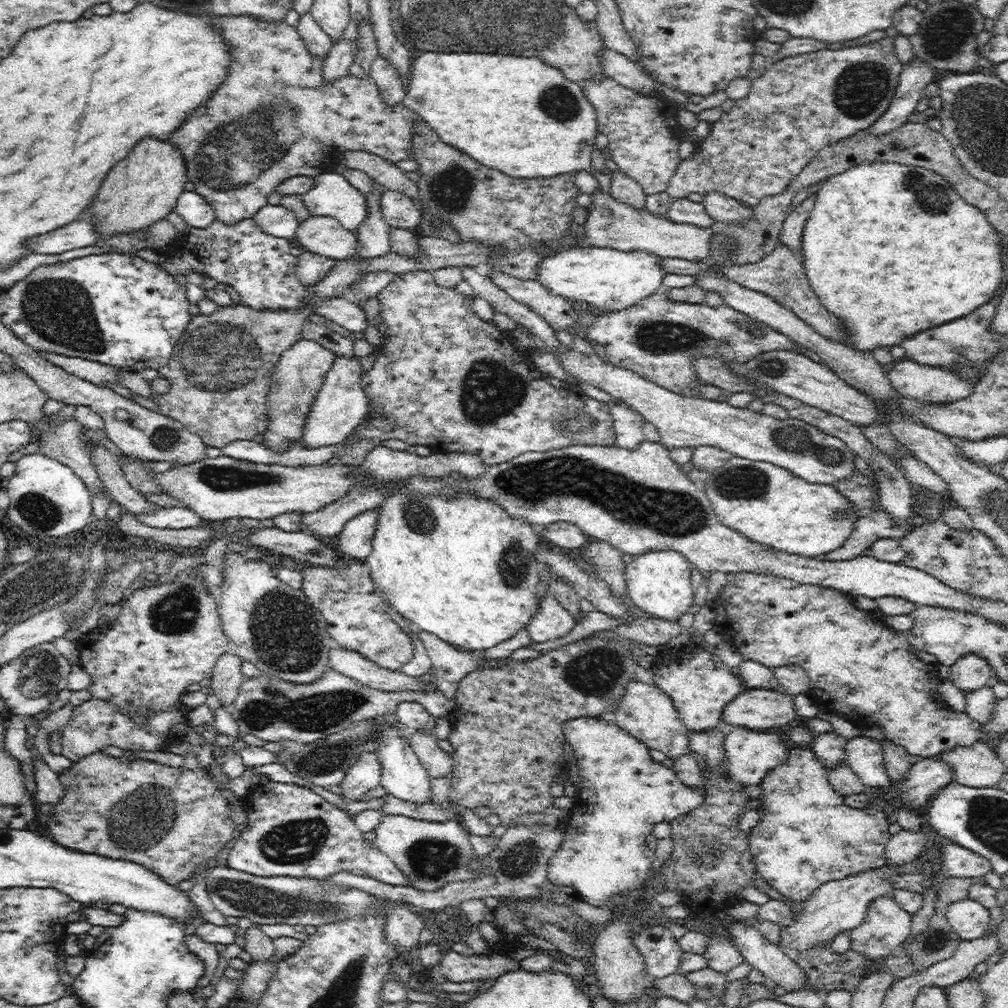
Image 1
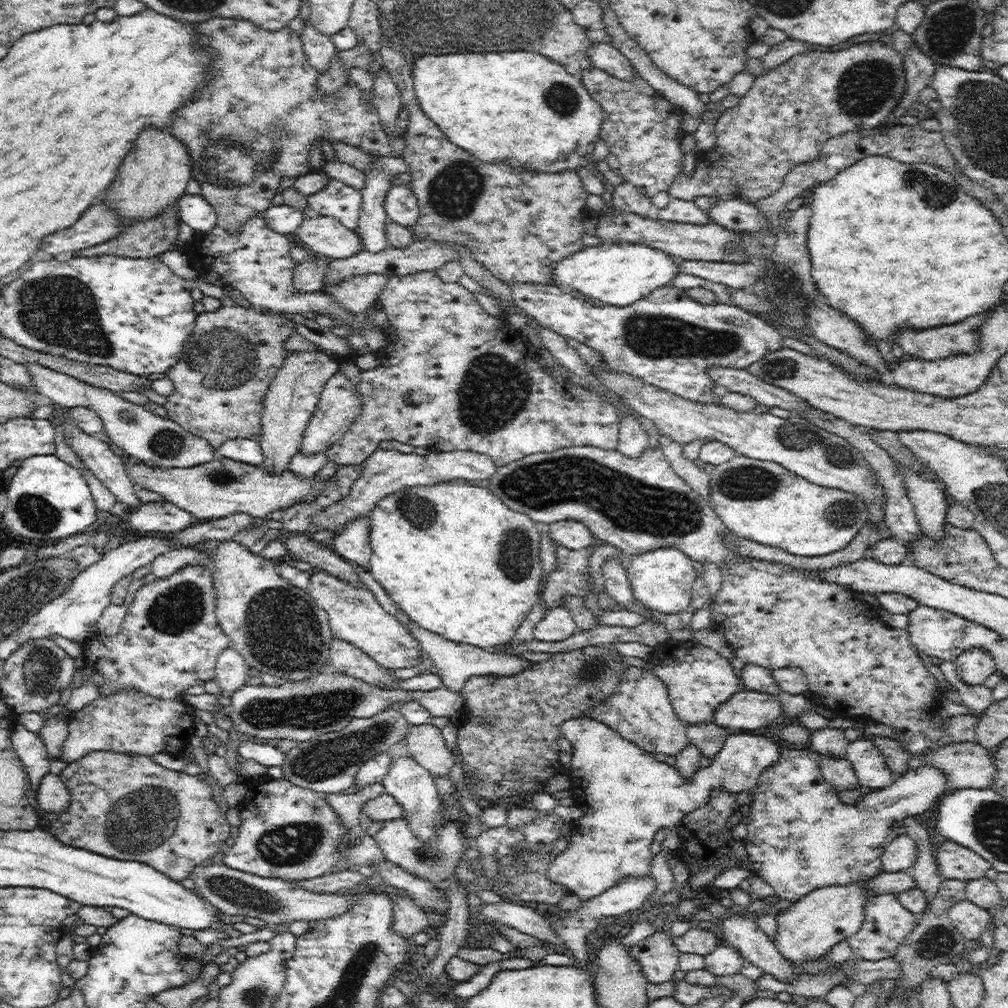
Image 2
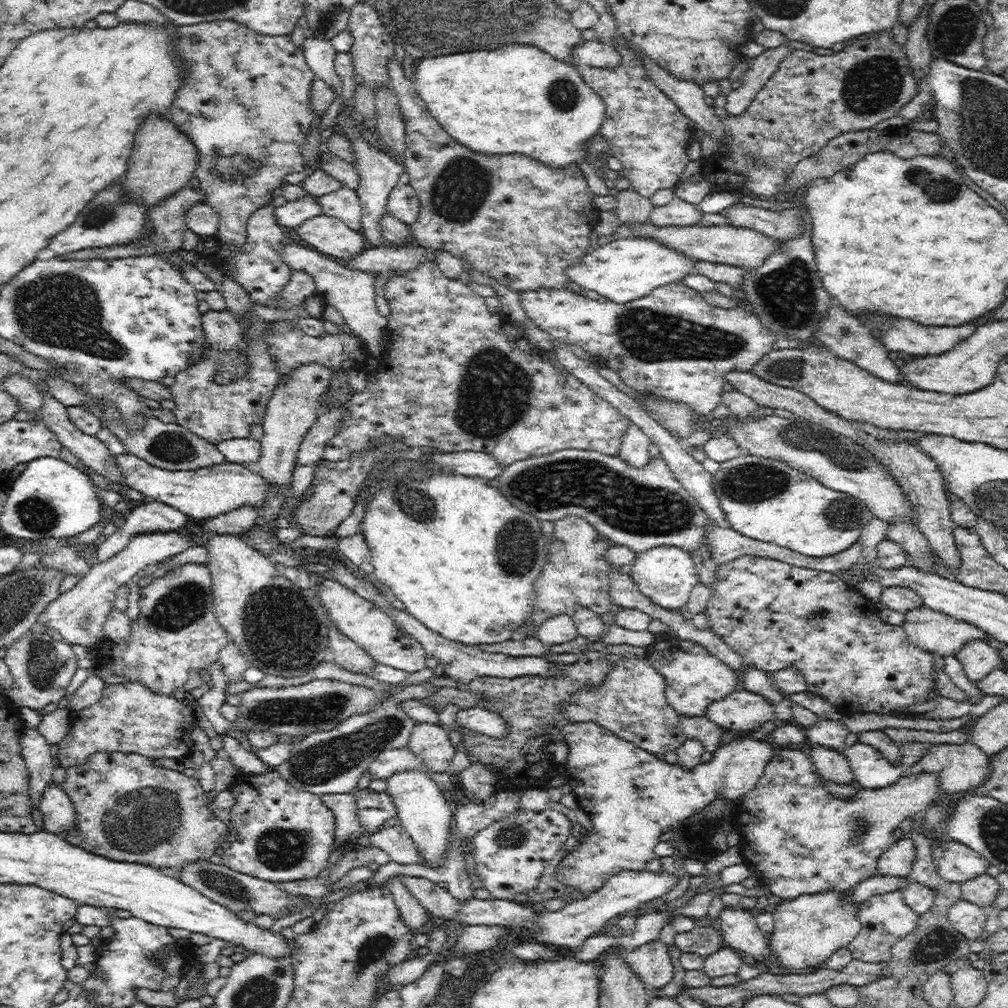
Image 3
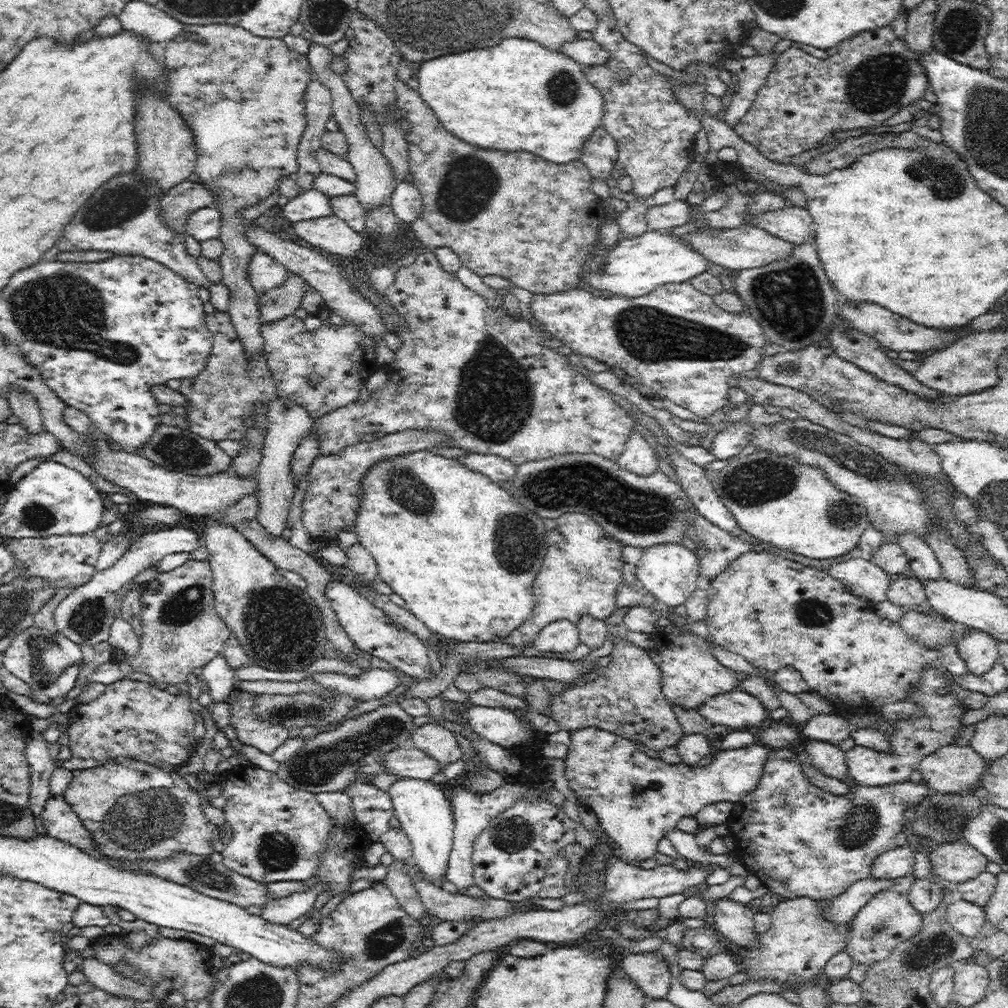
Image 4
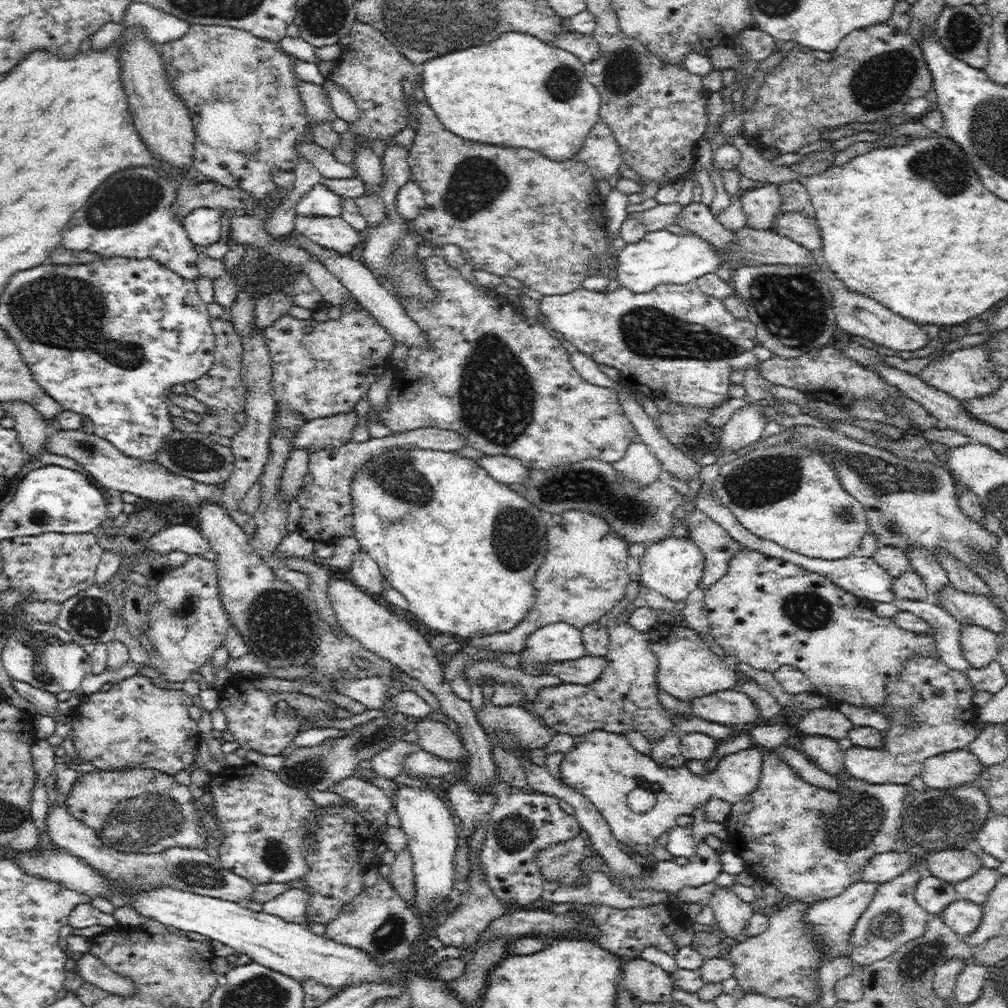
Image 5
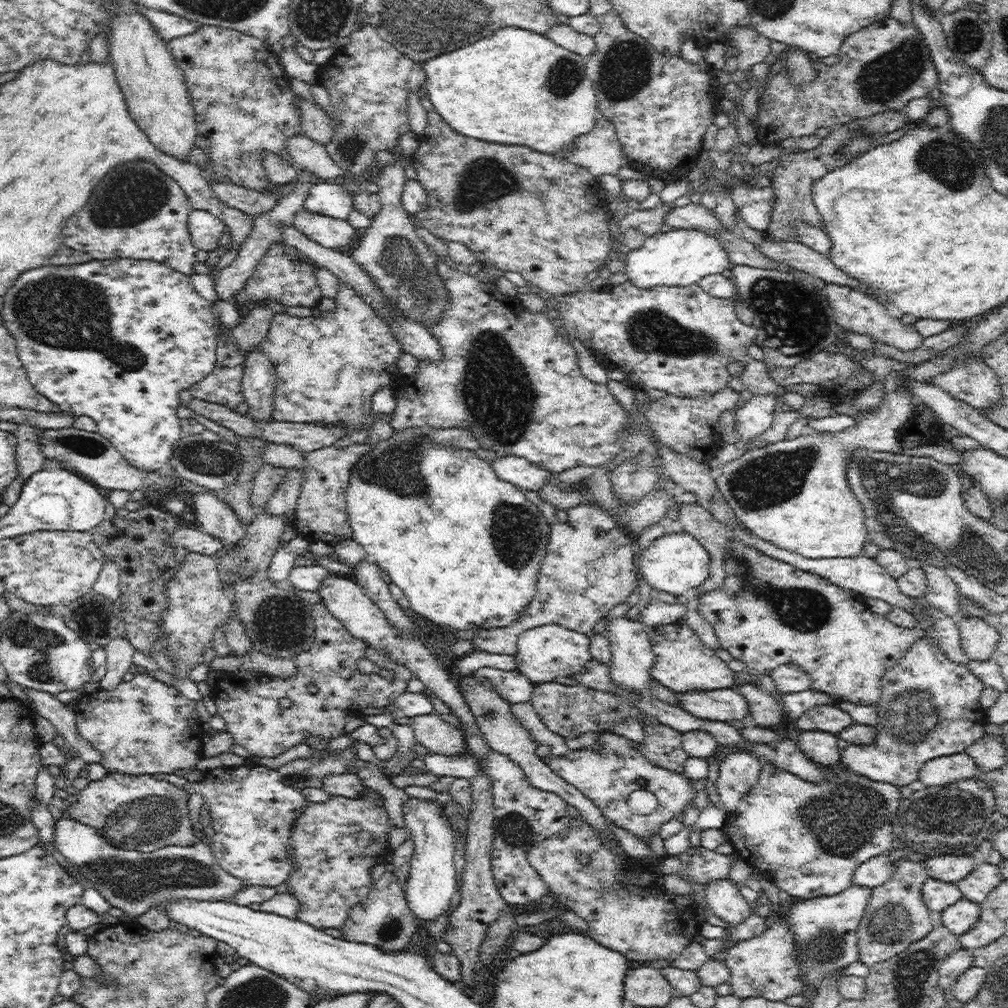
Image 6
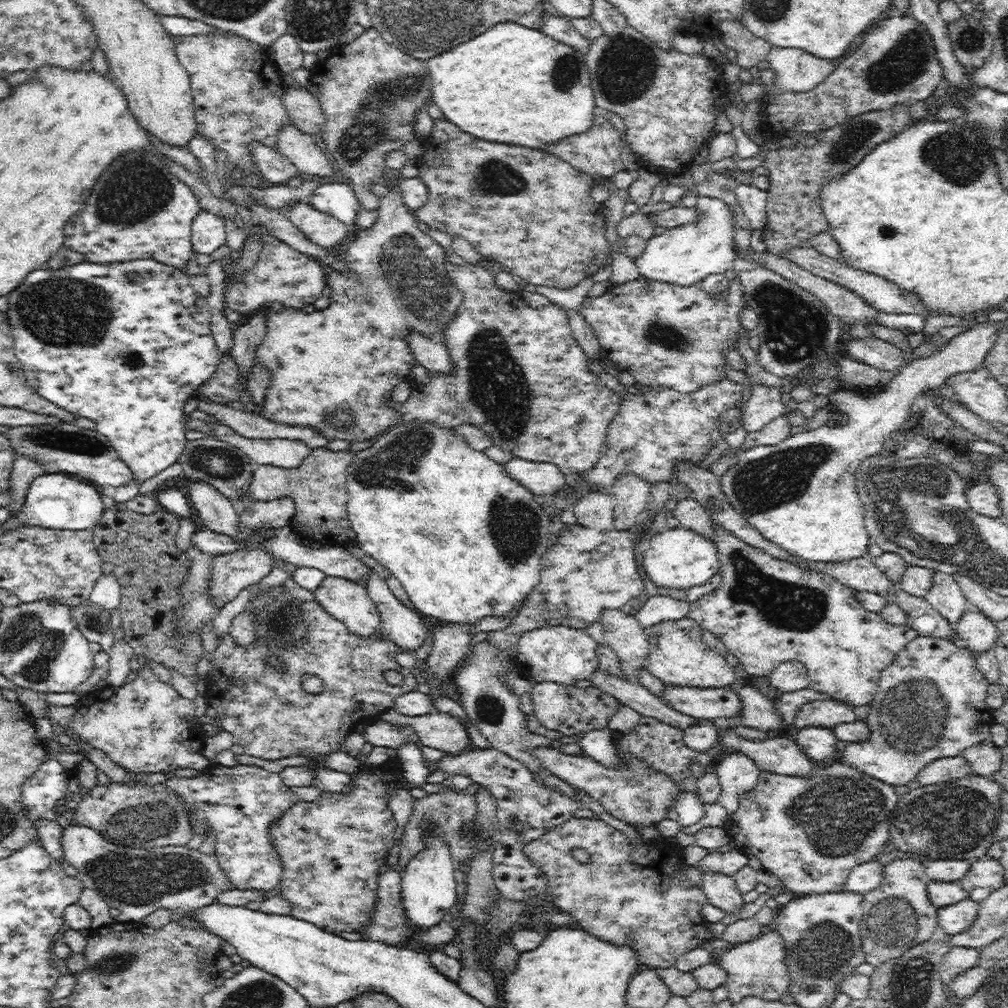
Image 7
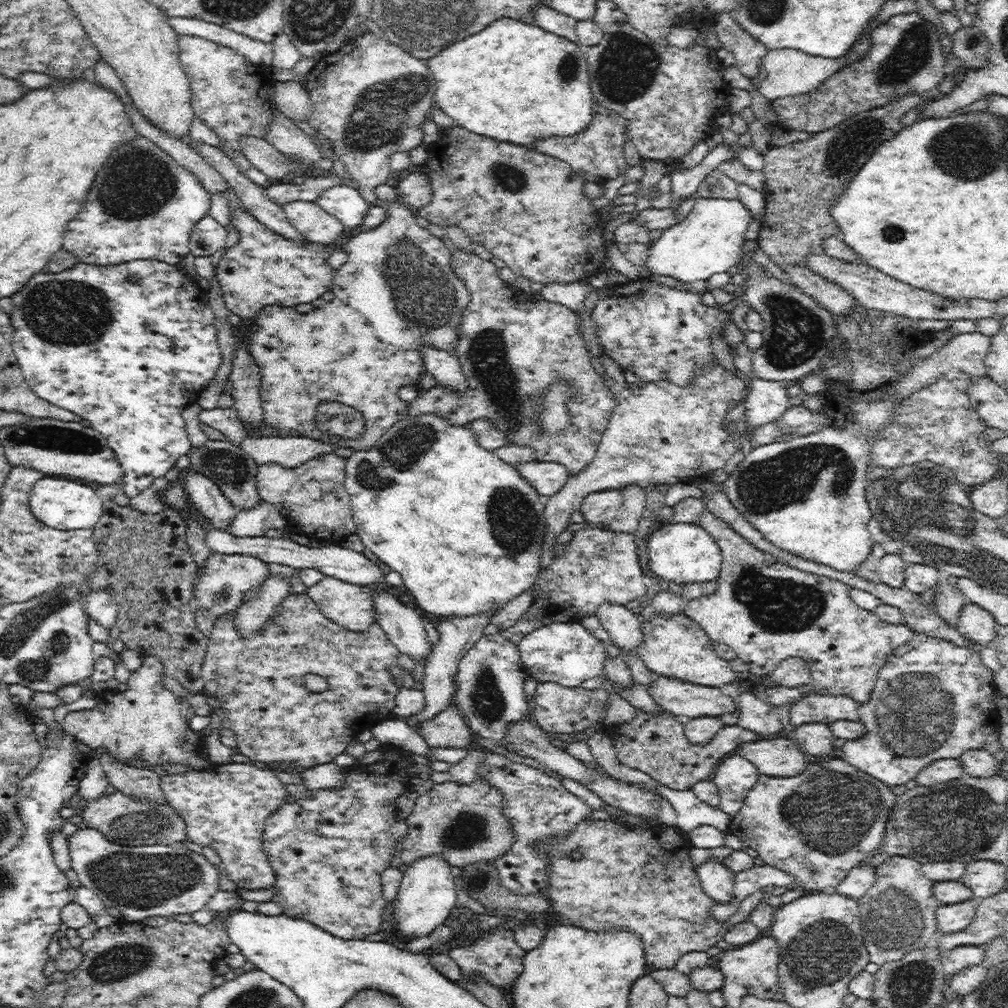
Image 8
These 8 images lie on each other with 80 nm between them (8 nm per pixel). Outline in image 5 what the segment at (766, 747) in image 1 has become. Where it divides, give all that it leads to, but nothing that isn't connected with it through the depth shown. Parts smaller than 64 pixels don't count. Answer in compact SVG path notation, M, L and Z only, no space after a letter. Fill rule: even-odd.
M592 730L592 732L580 735L570 752L565 752L564 755L565 757L559 766L561 780L594 803L594 806L610 825L612 835L614 835L614 839L618 840L619 844L629 846L633 852L644 857L652 854L661 834L676 826L676 818L680 814L691 815L696 808L702 807L711 798L721 798L733 805L750 796L750 793L754 792L754 789L759 785L763 765L762 748L752 746L747 749L734 750L732 754L724 756L710 774L696 775L686 765L674 768L658 764L650 755L640 753L634 749L626 739L625 734L598 730ZM634 788L654 792L656 806L650 812L644 812L644 814L630 812L628 794Z

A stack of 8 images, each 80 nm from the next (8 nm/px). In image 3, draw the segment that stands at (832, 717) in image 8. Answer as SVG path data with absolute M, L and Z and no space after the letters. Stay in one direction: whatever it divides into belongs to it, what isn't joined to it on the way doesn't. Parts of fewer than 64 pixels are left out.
M819 718L805 732L810 744L818 744L818 746L828 747L837 751L846 749L844 740L846 740L848 734L850 734L850 729L840 719L832 720L827 718Z

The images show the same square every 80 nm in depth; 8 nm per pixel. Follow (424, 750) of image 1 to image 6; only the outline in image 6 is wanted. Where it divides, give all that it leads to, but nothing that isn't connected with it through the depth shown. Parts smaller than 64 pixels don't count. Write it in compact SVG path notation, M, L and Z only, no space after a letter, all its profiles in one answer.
M435 712L412 717L409 725L417 742L430 752L446 756L464 754L466 741L461 726L450 725Z

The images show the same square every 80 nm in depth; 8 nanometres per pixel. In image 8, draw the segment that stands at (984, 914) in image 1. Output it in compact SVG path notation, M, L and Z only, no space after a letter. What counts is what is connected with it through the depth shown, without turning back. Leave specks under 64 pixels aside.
M972 898L965 902L941 905L936 912L937 930L951 933L964 930L975 918L978 900Z

